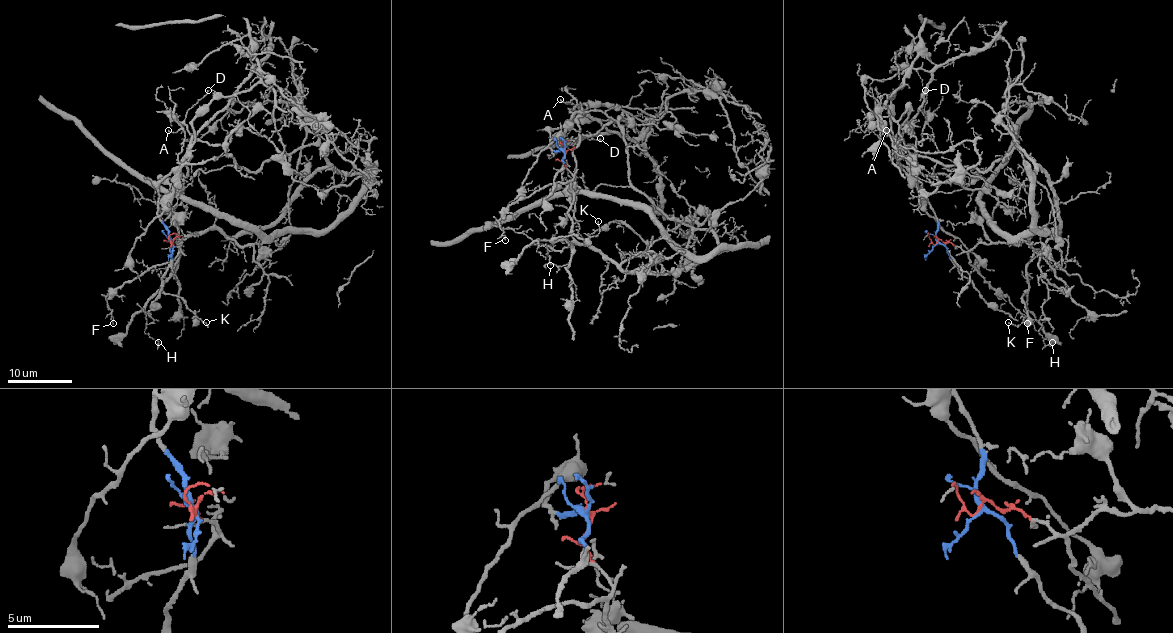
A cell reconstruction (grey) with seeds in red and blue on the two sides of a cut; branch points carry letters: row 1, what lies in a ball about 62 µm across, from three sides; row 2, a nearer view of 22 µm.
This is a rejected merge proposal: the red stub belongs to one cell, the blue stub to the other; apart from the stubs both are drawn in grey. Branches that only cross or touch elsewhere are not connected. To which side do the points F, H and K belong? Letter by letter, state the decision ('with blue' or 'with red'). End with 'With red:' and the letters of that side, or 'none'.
F: with red
H: with red
K: with red
With red: F, H, K

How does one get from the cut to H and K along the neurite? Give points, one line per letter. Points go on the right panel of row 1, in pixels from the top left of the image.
H: (936, 243), (964, 251), (1025, 241), (1033, 252), (1027, 309), (1051, 343)
K: (936, 243), (964, 251), (980, 243), (1029, 244), (1027, 315), (1019, 325), (1008, 322)

